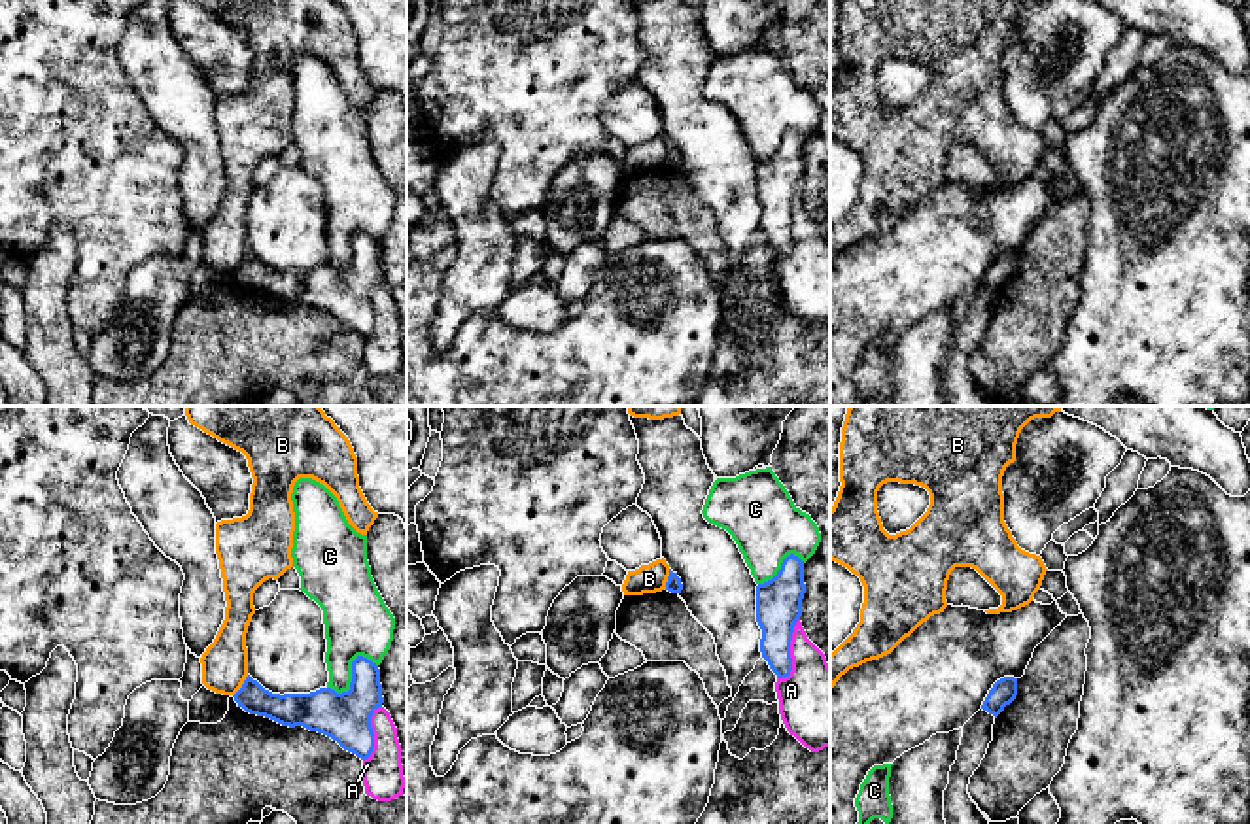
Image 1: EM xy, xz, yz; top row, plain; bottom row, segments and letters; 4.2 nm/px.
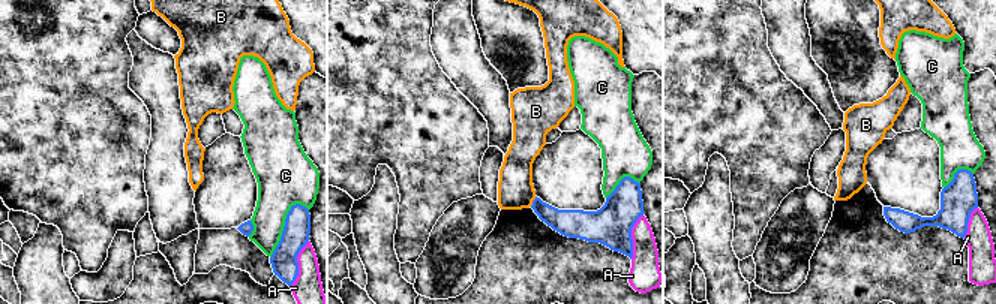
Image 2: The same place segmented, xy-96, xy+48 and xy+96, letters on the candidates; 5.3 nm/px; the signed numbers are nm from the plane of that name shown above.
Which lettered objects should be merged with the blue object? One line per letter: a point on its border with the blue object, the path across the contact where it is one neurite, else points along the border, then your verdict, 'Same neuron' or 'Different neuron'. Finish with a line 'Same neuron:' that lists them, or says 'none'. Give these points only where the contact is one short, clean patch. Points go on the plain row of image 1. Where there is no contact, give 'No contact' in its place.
A: Touches blue at xz (789, 229). Different neuron
B: Touches blue at xy (243, 263). Boundary: xy (248, 252), (233, 273). Different neuron
C: Touches blue at xy (352, 250). Different neuron
Same neuron: none

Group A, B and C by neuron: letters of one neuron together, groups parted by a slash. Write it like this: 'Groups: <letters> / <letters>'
Groups: A / B / C

